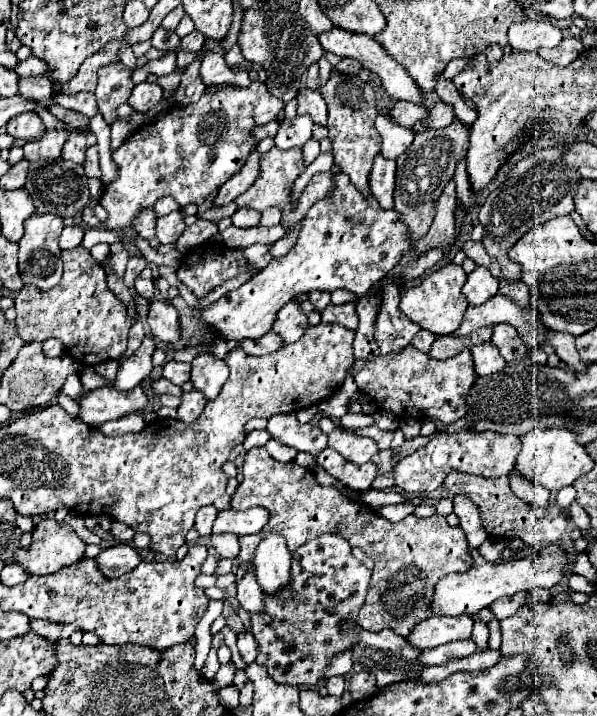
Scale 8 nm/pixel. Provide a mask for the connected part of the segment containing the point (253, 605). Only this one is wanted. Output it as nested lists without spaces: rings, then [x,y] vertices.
[[[248,570],[236,582],[236,586],[238,586],[238,596],[236,598],[238,598],[240,606],[244,610],[248,610],[248,612],[262,612],[262,608],[264,608],[264,602],[262,602],[264,592],[260,590],[260,586],[256,582],[256,574],[252,574],[252,570]]]

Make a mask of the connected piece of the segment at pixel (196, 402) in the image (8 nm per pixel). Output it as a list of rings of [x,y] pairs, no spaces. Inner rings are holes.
[[[190,390],[182,396],[182,406],[178,408],[178,420],[182,420],[184,424],[192,424],[196,422],[196,418],[202,414],[204,410],[204,404],[206,404],[206,398],[204,394],[196,392],[196,390]]]

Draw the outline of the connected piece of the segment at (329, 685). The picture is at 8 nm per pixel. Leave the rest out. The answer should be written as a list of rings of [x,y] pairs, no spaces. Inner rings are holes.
[[[340,676],[328,678],[328,680],[326,680],[326,690],[328,690],[328,694],[332,694],[332,696],[342,696],[344,690],[346,690],[344,678],[340,678]]]

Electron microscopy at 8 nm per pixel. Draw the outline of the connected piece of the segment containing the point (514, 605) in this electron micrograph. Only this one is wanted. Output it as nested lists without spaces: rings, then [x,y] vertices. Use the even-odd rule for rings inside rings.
[[[520,592],[520,594],[508,596],[508,598],[496,600],[496,602],[492,602],[490,610],[494,612],[494,616],[496,616],[498,620],[502,620],[502,618],[508,618],[508,616],[516,614],[516,612],[518,612],[518,608],[526,604],[526,598],[528,598],[528,592]]]

